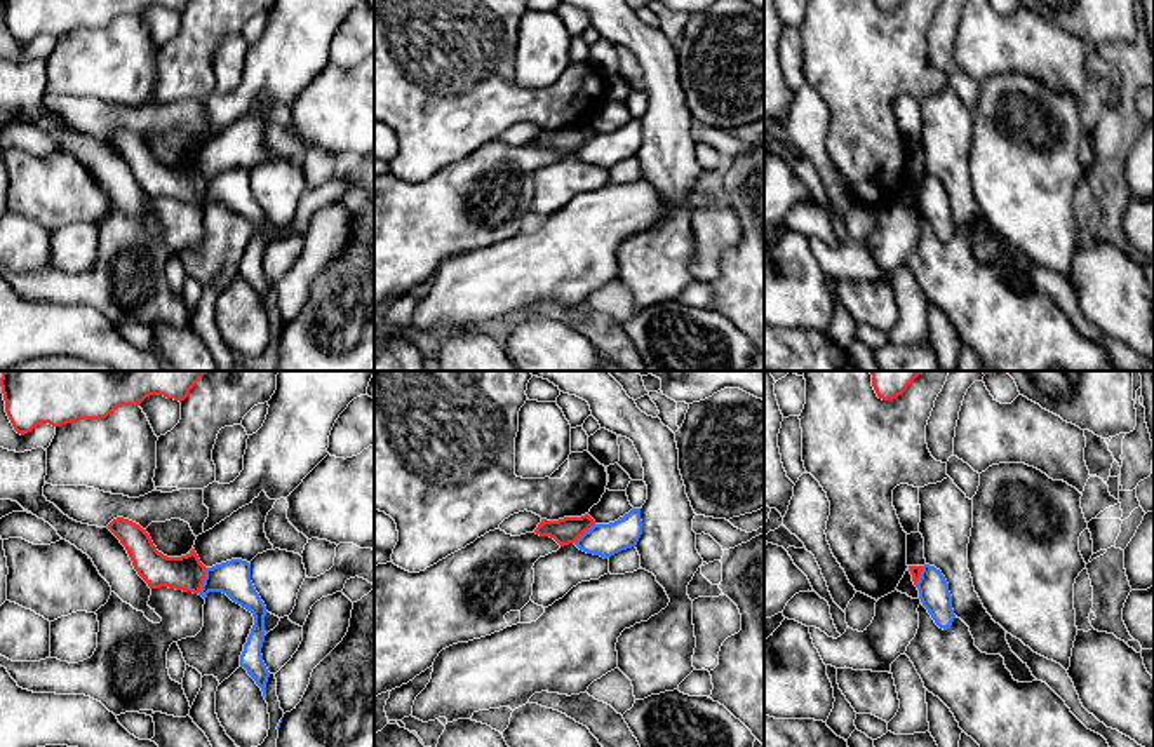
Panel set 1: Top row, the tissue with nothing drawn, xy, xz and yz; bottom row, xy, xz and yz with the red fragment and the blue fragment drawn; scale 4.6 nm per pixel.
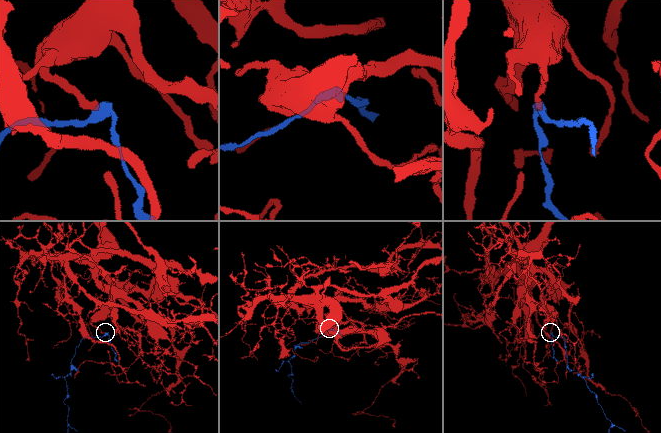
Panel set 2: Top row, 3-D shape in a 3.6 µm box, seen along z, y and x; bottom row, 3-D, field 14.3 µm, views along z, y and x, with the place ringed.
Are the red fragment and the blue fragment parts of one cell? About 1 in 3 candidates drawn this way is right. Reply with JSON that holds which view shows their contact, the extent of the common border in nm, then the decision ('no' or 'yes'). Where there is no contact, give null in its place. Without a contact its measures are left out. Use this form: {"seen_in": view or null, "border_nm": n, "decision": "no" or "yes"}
{"seen_in": "xy", "border_nm": 130, "decision": "no"}

